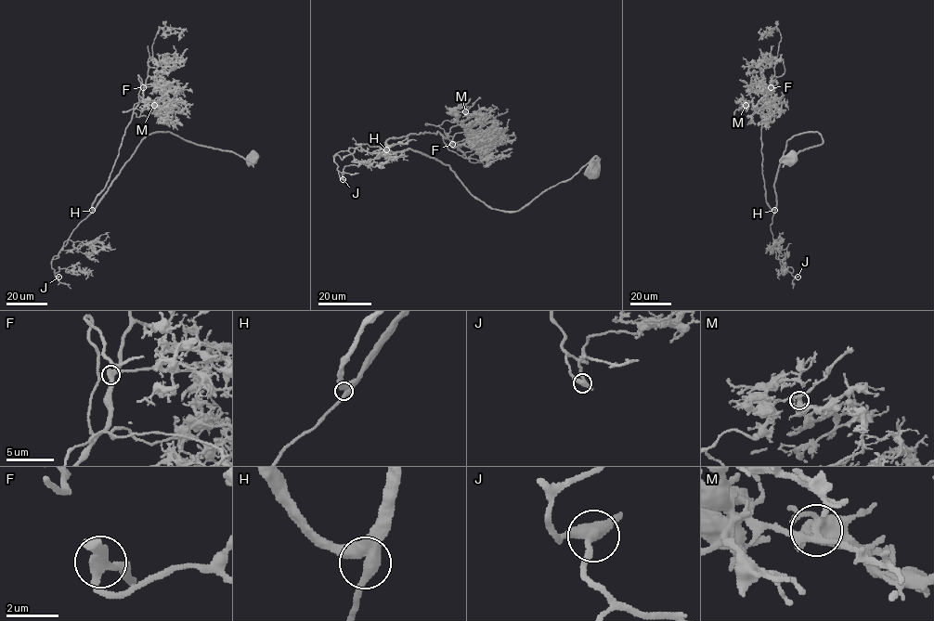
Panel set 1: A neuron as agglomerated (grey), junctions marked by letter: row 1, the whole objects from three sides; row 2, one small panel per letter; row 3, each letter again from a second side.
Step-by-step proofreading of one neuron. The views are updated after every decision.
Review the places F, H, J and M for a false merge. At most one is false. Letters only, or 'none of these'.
none of these

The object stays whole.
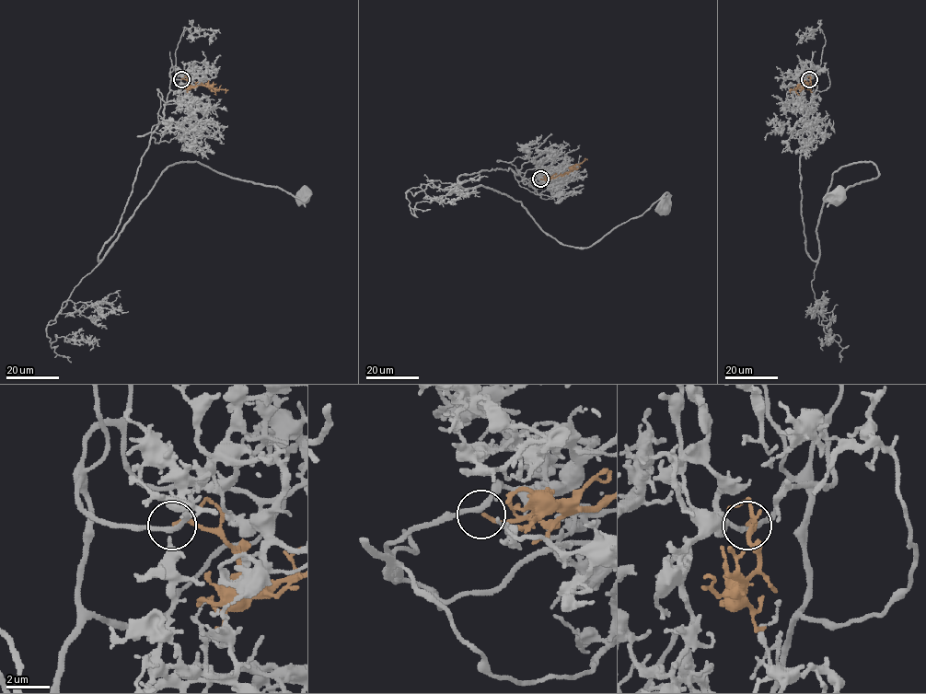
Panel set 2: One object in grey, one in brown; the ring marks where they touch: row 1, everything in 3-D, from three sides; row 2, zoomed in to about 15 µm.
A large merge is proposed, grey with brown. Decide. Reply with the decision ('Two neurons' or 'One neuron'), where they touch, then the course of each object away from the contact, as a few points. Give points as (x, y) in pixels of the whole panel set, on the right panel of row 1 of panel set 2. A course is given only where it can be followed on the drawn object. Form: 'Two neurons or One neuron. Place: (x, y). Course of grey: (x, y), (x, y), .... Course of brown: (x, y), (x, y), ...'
One neuron. Place: (809, 79). Course of grey: (809, 79), (816, 75), (800, 184), (814, 260), (833, 174), (862, 162), (878, 169), (839, 194). Course of brown: (810, 79), (809, 86), (792, 89), (790, 93)

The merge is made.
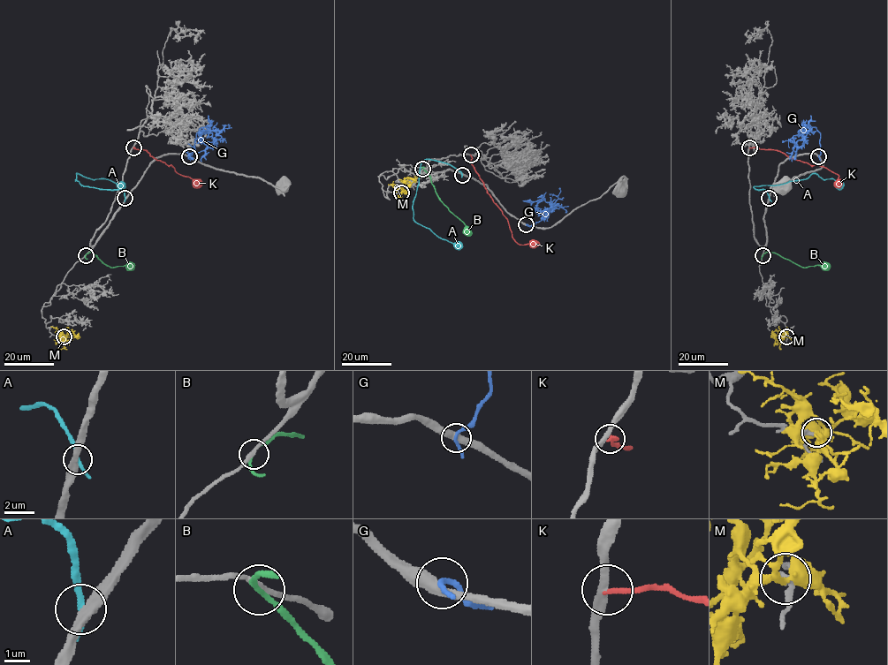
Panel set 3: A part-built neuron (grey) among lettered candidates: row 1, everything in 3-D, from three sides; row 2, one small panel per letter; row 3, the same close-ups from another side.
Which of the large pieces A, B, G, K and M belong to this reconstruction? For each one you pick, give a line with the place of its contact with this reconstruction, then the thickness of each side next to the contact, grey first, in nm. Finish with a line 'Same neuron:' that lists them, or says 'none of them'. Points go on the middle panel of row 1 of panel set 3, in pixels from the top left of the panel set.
M: Touches grey at (401, 192). Thickness 180 nm (grey) against 360 nm
Same neuron: M

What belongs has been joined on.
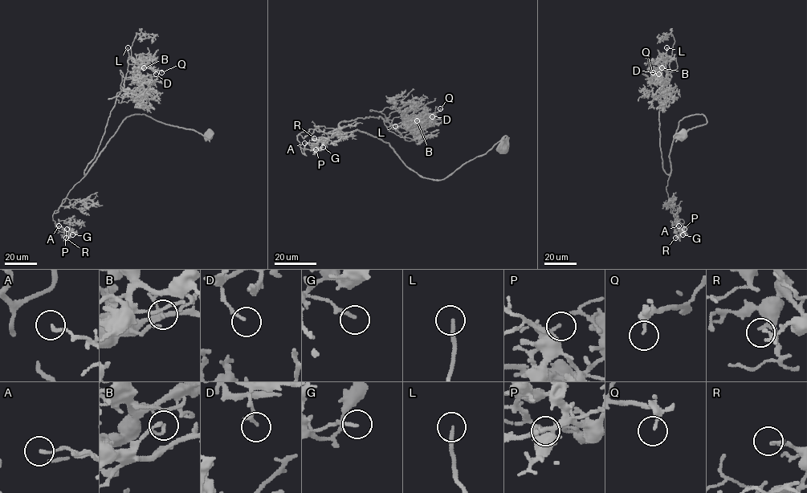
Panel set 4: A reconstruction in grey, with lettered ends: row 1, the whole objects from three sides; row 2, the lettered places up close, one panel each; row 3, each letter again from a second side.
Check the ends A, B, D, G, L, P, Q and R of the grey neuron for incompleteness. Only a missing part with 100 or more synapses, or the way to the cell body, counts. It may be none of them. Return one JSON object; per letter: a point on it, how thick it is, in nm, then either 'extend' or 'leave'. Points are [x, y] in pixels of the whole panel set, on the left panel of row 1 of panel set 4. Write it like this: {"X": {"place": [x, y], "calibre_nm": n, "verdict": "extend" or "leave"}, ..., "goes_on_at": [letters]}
{"A": {"place": [59, 226], "calibre_nm": 160, "verdict": "leave"}, "B": {"place": [144, 67], "calibre_nm": 100, "verdict": "leave"}, "D": {"place": [156, 74], "calibre_nm": 150, "verdict": "leave"}, "G": {"place": [72, 234], "calibre_nm": 160, "verdict": "leave"}, "L": {"place": [128, 47], "calibre_nm": 200, "verdict": "extend"}, "P": {"place": [67, 229], "calibre_nm": 110, "verdict": "leave"}, "Q": {"place": [161, 72], "calibre_nm": 110, "verdict": "leave"}, "R": {"place": [66, 238], "calibre_nm": 200, "verdict": "leave"}, "goes_on_at": ["L"]}

